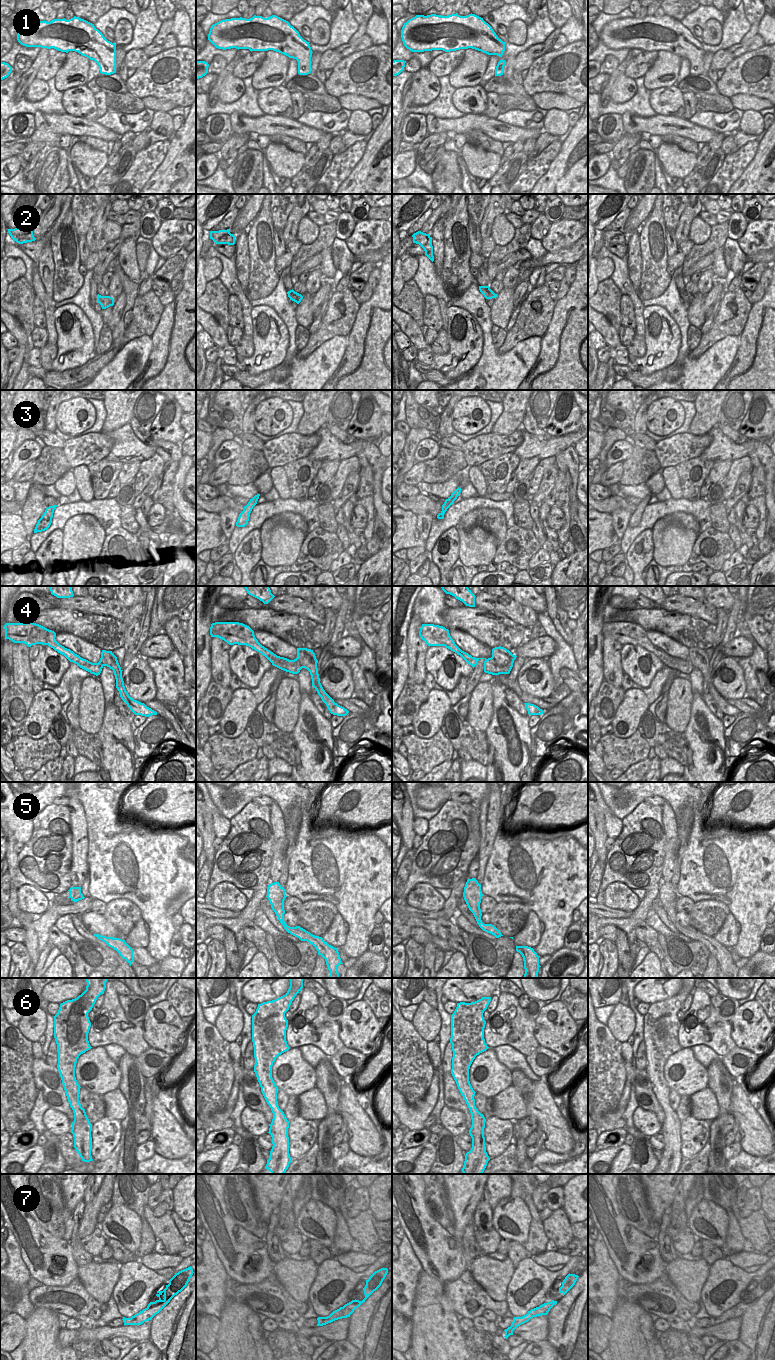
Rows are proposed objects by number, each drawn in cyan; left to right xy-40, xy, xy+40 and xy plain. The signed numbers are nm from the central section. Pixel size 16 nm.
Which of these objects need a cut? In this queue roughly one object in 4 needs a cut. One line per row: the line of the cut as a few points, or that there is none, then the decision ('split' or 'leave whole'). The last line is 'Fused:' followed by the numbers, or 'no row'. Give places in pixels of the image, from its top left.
1: no cut | leave whole
2: no cut | leave whole
3: no cut | leave whole
4: xy+40 (492, 656), (500, 667), (511, 668) | split
5: no cut | leave whole
6: no cut | leave whole
7: no cut | leave whole
Fused: 4

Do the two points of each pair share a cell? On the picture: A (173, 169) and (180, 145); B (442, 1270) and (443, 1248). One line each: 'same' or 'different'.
A: same
B: same

